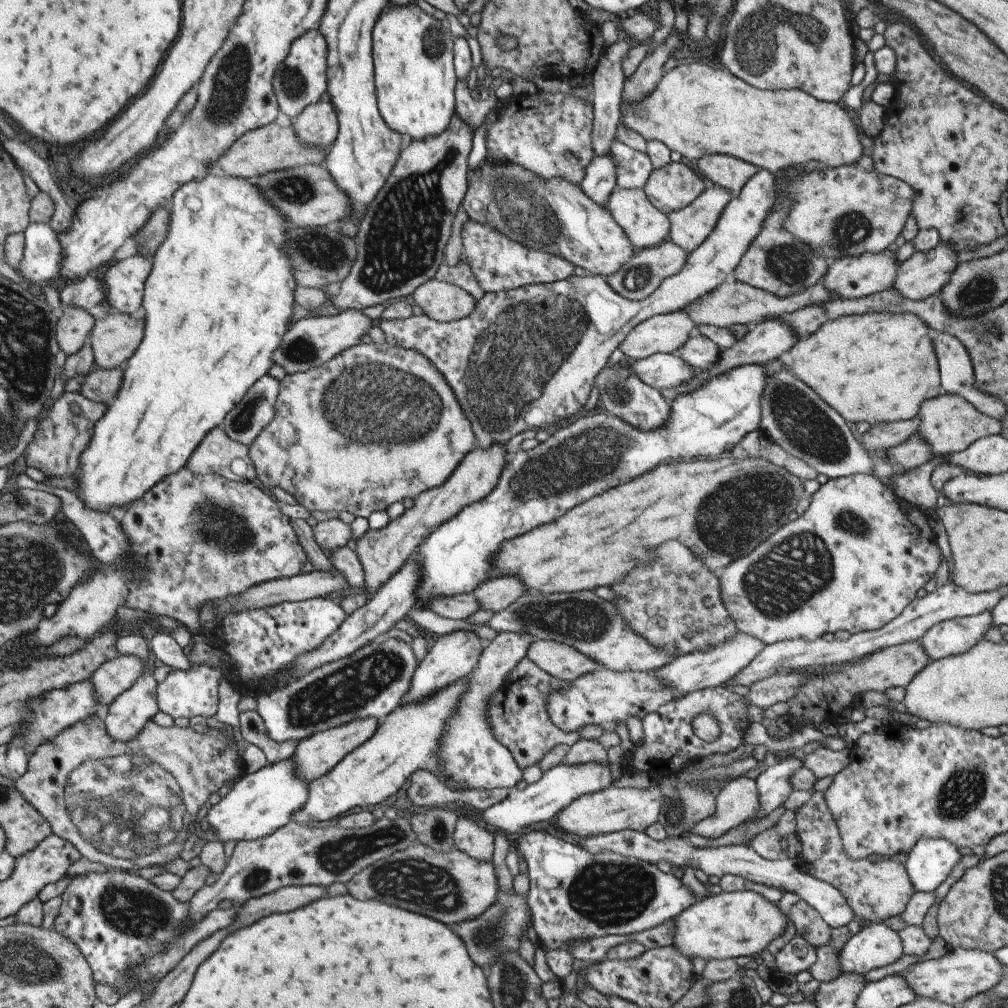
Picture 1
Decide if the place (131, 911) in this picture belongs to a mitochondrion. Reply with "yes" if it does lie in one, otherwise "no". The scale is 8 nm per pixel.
yes

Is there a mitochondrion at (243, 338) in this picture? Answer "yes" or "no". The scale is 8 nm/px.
no

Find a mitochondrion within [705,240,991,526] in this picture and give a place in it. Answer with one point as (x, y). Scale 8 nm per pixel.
(810, 429)

